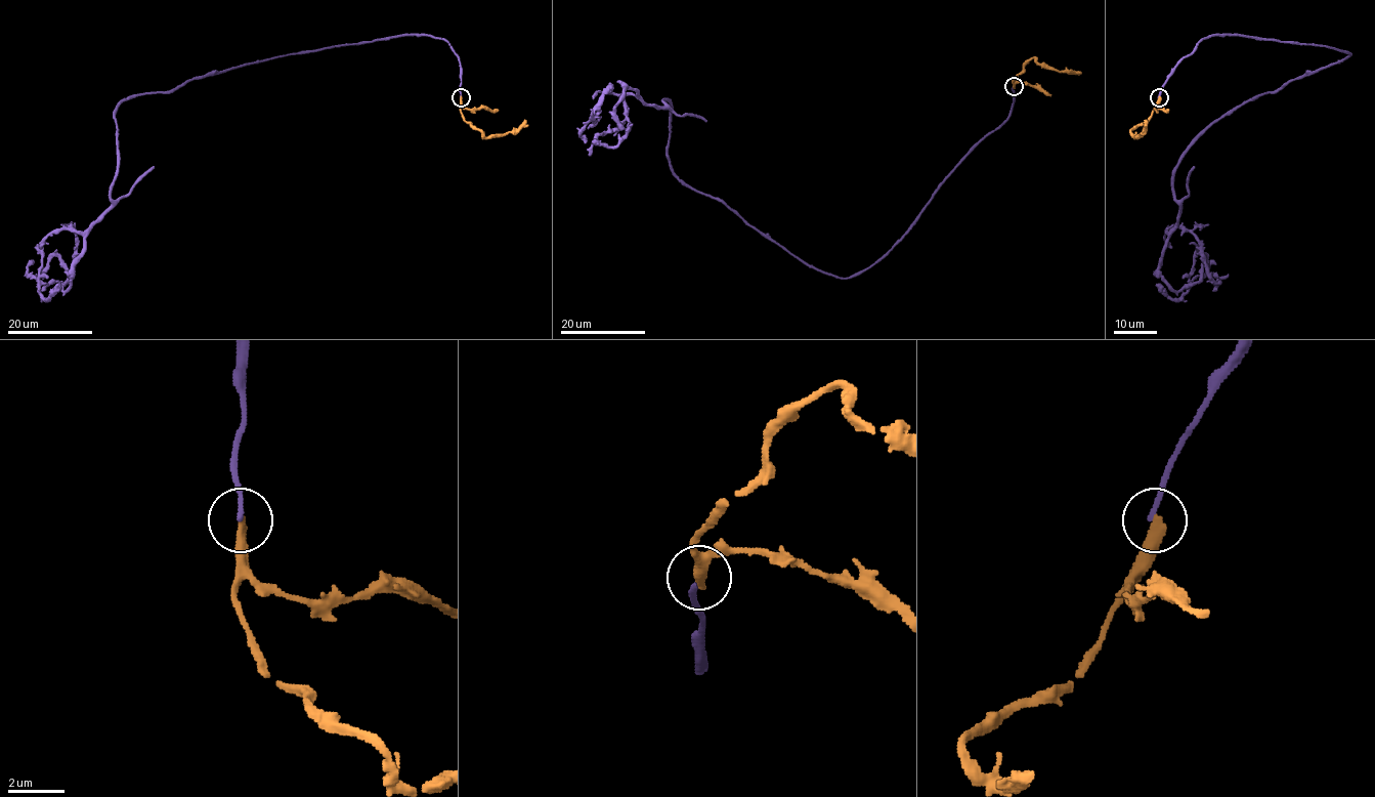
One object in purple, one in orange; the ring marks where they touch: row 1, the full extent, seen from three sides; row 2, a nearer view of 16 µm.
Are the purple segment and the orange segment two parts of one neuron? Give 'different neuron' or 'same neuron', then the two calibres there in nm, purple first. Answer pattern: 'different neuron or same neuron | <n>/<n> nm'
different neuron | 160/400 nm

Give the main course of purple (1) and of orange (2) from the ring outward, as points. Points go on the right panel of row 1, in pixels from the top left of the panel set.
1: (1159, 97), (1212, 35), (1350, 54), (1188, 150), (1159, 275), (1200, 279), (1205, 254), (1179, 298), (1156, 285)
2: (1159, 97), (1149, 120), (1131, 130), (1136, 137), (1144, 132), (1146, 120)

